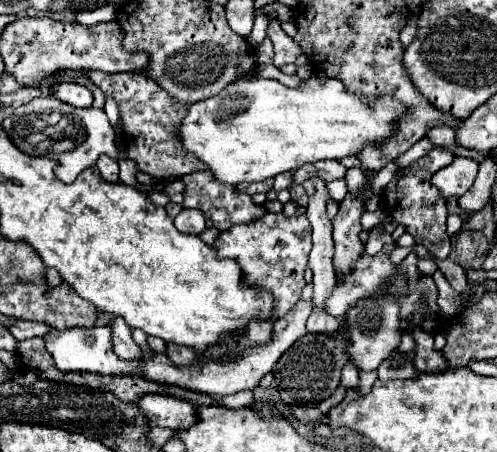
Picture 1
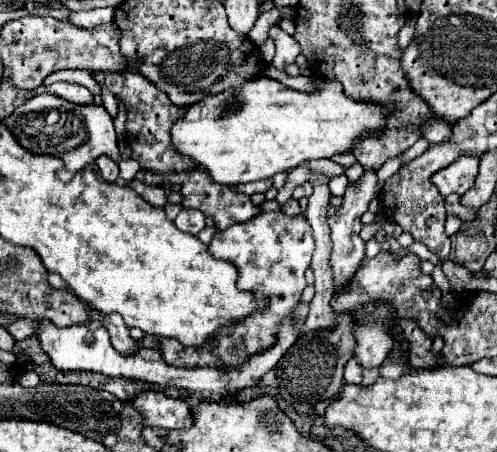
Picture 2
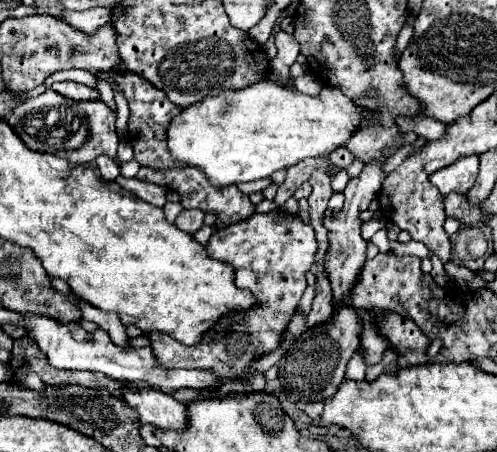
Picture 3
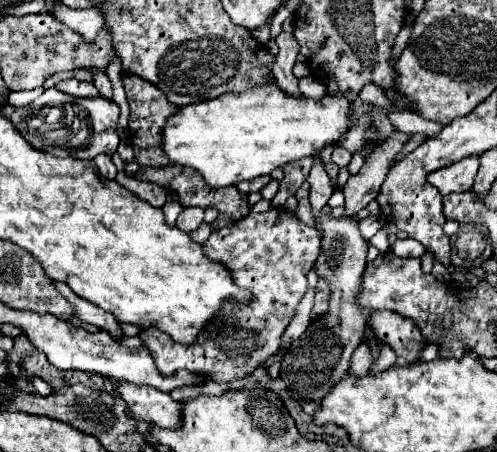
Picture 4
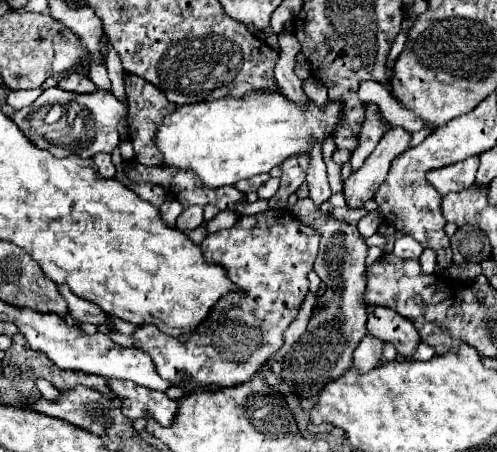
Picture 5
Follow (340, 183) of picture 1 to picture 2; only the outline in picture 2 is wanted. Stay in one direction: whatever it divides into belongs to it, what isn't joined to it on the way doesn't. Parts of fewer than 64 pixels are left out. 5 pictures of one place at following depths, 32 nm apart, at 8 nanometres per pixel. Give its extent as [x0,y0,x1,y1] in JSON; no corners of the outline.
[329,174,348,196]

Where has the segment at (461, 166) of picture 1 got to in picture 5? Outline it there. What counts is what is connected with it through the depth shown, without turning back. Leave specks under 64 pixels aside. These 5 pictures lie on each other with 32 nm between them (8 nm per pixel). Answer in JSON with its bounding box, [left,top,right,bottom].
[426,156,478,196]

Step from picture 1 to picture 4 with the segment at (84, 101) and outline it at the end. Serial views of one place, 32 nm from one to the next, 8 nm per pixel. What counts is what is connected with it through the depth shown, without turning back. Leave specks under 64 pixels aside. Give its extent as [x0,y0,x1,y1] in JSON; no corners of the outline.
[56,80,100,98]

